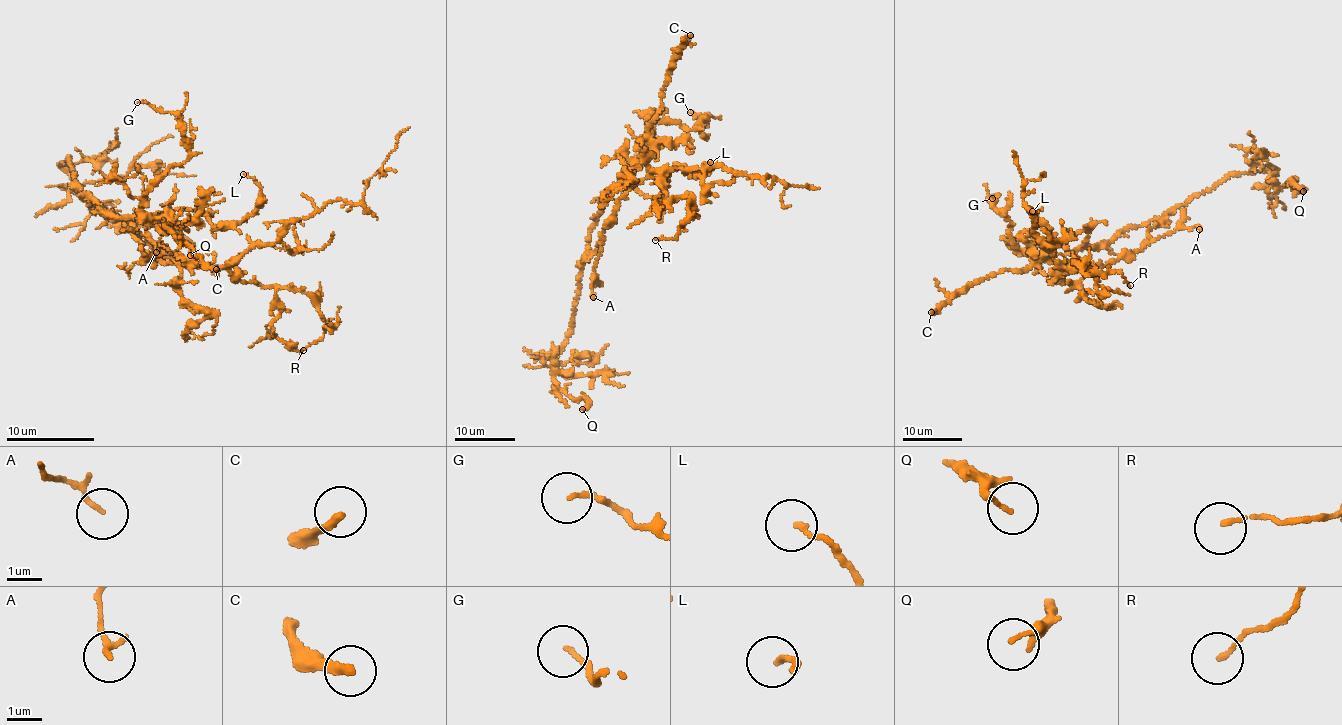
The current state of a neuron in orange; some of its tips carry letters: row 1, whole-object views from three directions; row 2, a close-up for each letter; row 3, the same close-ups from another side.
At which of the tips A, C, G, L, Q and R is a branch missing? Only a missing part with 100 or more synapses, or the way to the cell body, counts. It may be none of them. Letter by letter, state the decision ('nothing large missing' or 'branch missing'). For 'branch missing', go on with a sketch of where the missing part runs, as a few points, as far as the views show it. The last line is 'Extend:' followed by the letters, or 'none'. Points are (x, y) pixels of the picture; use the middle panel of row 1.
A: nothing large missing
C: branch missing
G: nothing large missing
L: nothing large missing
Q: nothing large missing
R: nothing large missing
Extend: C

